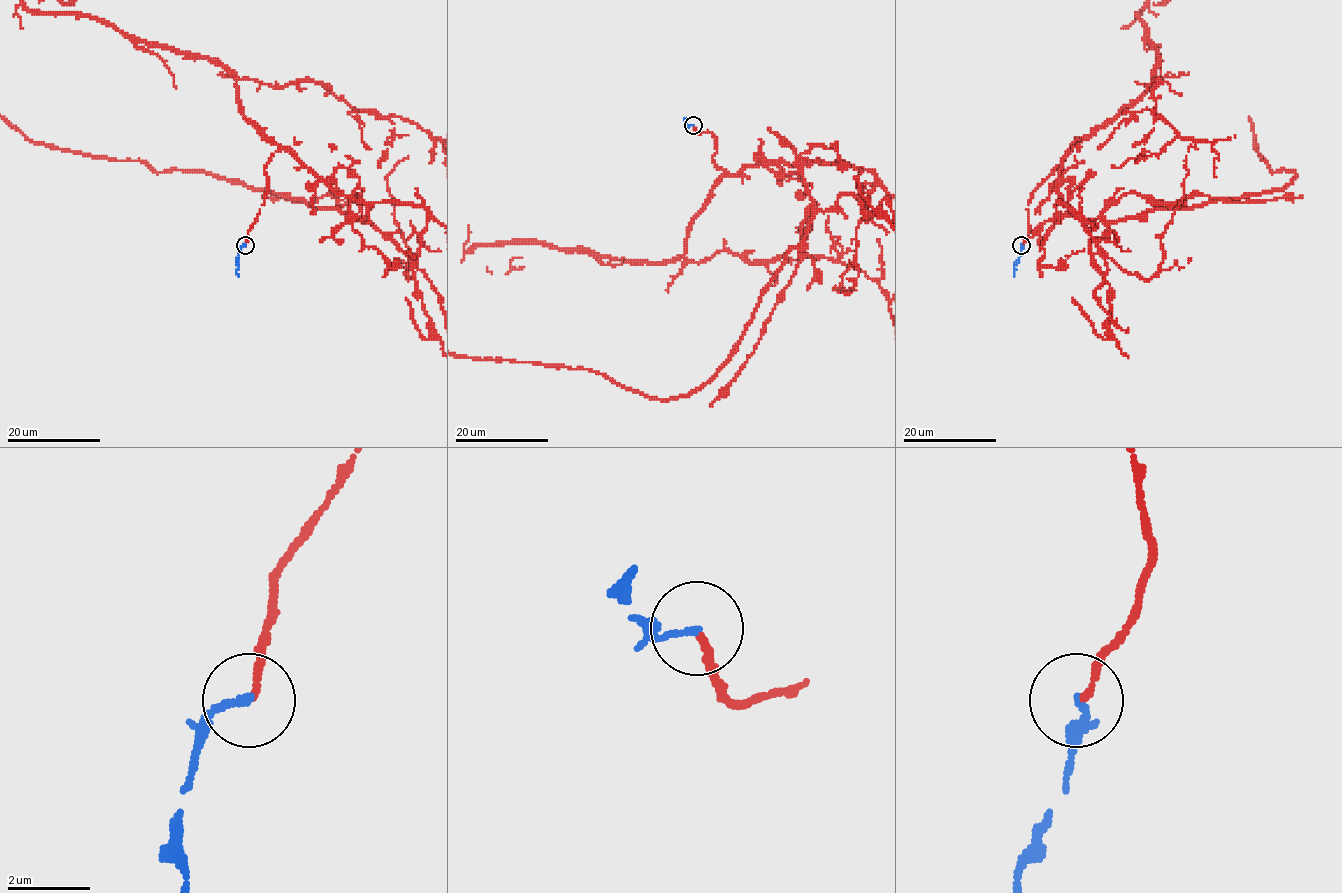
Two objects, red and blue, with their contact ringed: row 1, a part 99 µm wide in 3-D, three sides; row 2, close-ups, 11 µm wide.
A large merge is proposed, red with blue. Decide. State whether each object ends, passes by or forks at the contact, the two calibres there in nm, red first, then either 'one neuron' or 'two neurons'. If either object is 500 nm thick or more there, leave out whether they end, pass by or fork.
red ends there; blue ends there; 160 nm thick on the red side, 170 nm on the other; one neuron

